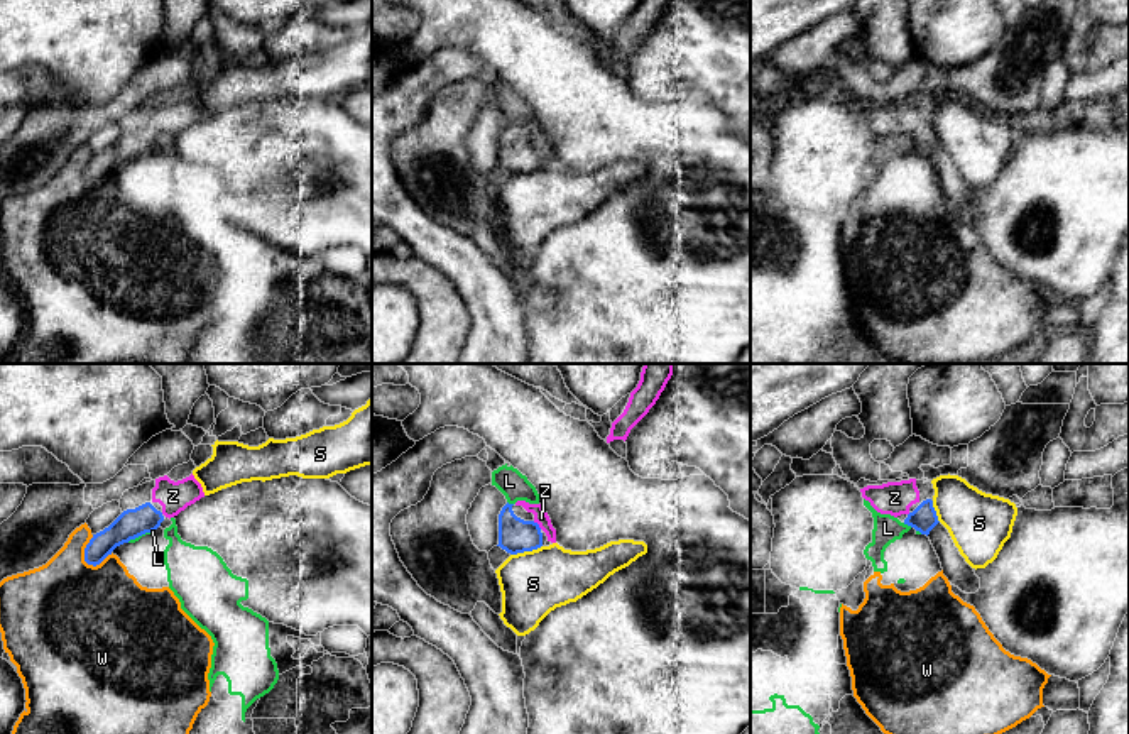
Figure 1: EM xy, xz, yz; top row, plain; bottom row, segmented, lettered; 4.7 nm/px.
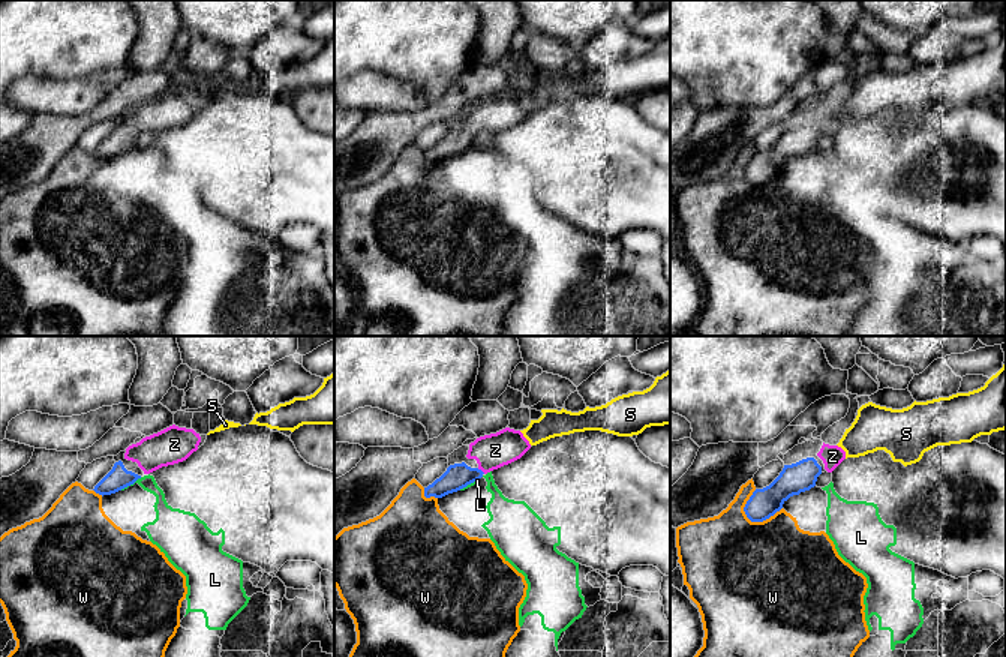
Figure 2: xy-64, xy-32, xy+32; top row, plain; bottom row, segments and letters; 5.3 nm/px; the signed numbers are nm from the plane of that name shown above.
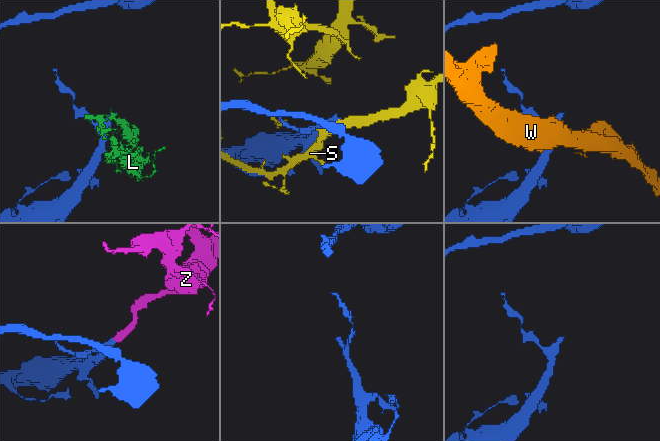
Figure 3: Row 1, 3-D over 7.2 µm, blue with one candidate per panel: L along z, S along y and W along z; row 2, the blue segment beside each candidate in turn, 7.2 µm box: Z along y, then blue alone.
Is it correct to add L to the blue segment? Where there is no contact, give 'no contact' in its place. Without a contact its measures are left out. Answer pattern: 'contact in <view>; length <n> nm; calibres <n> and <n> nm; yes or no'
contact in yz; length 50 nm; calibres 120 and 130 nm; no

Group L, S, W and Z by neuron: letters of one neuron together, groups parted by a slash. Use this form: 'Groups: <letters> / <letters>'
Groups: L / S / W / Z

